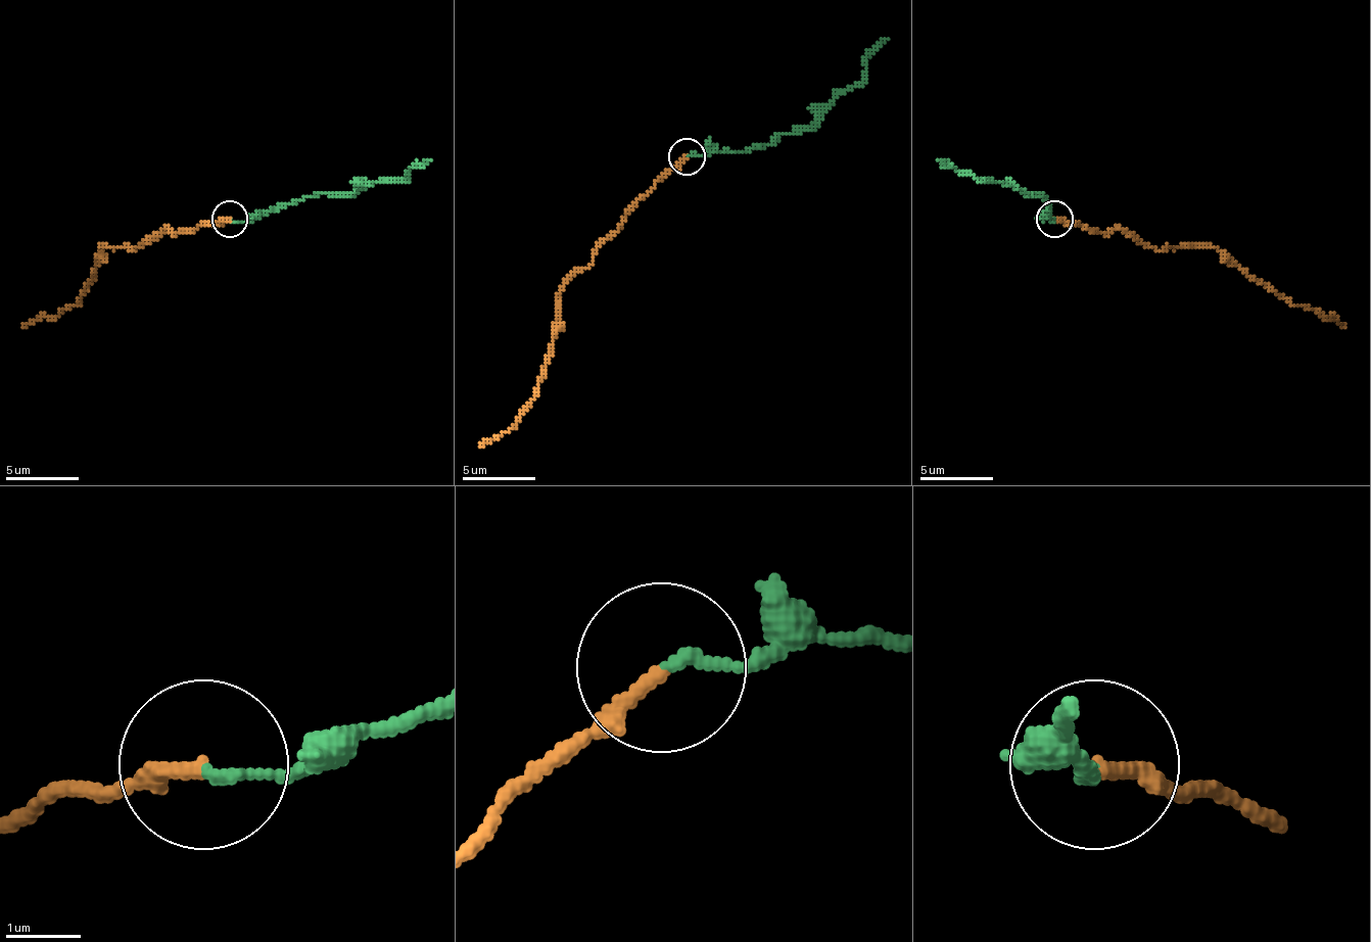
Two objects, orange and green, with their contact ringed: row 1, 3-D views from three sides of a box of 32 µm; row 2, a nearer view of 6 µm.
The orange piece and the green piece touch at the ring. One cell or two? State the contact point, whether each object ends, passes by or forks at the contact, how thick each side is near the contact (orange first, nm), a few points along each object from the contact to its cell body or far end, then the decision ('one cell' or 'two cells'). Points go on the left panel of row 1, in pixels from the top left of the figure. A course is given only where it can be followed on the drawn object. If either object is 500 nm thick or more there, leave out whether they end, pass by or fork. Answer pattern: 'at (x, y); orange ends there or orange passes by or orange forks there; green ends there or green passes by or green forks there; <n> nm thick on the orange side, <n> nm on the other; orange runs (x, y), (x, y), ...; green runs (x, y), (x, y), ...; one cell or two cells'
at (230, 219); orange ends there; green ends there; 200 nm thick on the orange side, 130 nm on the other; orange runs (230, 218), (180, 233), (161, 229), (136, 251), (99, 247), (96, 273), (78, 305), (22, 327); green runs (230, 218), (248, 222), (325, 192), (347, 192), (376, 182), (402, 182), (409, 171), (431, 159); one cell

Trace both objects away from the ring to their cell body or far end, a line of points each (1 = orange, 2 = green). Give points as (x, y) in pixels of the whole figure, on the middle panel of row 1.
1: (688, 155), (636, 202), (618, 228), (557, 297), (553, 348), (534, 399), (506, 432), (480, 446)
2: (688, 155), (760, 148), (783, 134), (804, 130), (834, 100), (859, 83), (866, 60), (888, 39)

